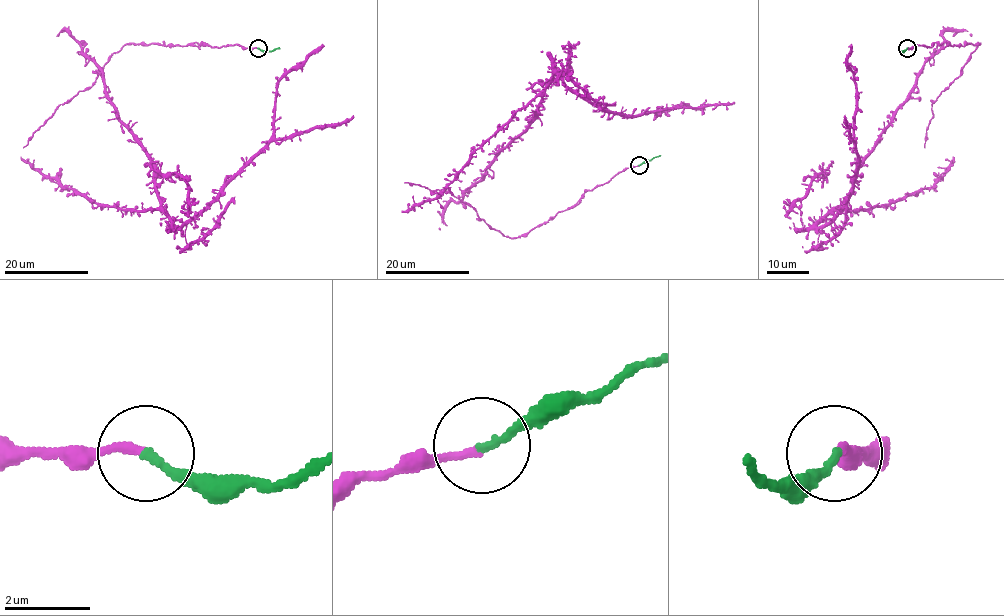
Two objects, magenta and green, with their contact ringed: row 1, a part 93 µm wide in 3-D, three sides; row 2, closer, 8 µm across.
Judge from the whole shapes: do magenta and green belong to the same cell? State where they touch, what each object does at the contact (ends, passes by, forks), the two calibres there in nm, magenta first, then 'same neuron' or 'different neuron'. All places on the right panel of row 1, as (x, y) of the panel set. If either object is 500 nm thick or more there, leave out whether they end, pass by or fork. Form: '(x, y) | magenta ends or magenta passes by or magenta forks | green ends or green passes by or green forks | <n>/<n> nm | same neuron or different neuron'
(907, 48) | magenta ends | green ends | 180/180 nm | same neuron

